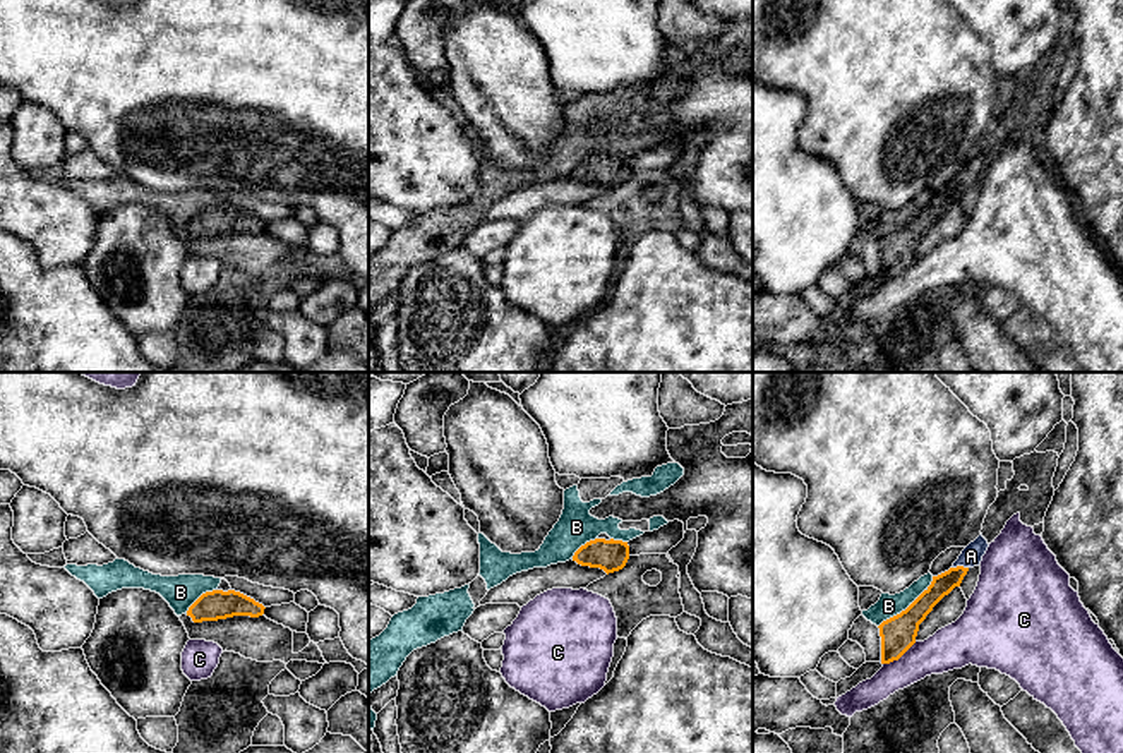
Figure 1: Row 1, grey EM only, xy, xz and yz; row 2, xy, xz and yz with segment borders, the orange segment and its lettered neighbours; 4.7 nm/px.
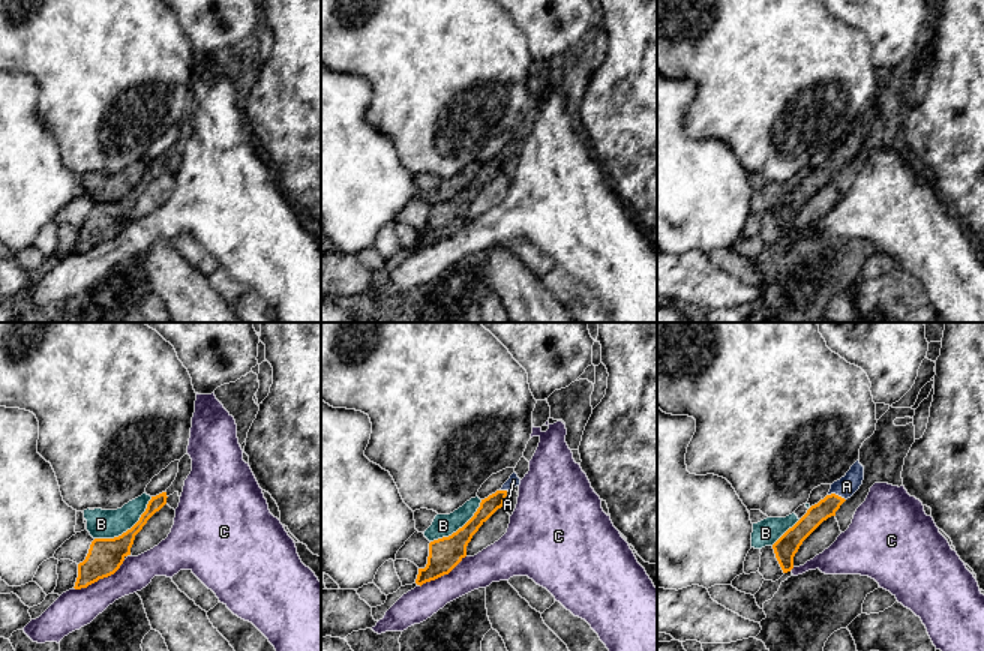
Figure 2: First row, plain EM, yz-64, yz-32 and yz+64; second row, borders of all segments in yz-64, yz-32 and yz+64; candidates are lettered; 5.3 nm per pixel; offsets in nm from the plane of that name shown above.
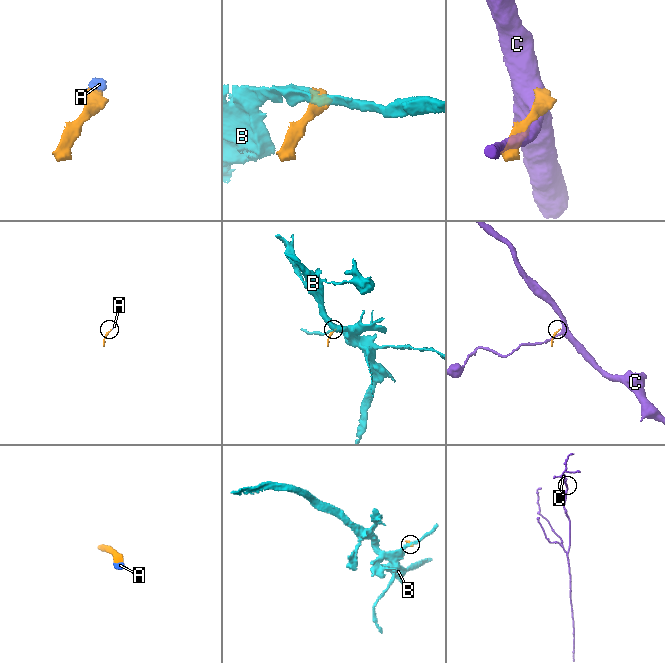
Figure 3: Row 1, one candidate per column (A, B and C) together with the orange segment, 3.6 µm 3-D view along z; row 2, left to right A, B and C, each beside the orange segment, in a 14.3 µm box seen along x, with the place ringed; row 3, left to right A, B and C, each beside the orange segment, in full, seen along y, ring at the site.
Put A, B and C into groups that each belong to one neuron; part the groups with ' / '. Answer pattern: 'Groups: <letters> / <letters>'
Groups: A / B / C

